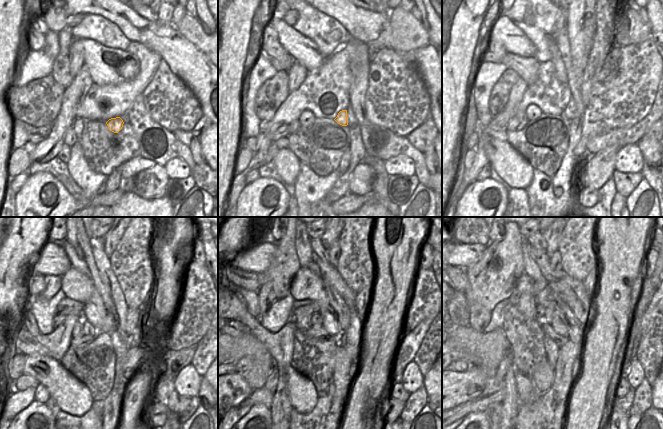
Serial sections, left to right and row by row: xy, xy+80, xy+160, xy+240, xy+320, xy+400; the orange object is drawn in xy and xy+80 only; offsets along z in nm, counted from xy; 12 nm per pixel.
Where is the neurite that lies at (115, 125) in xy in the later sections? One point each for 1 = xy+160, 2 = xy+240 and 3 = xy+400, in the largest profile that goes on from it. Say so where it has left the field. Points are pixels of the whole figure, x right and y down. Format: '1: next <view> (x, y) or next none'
1: next xy+160 (569, 112)
2: next xy+240 (134, 322)
3: next xy+400 (589, 283)

